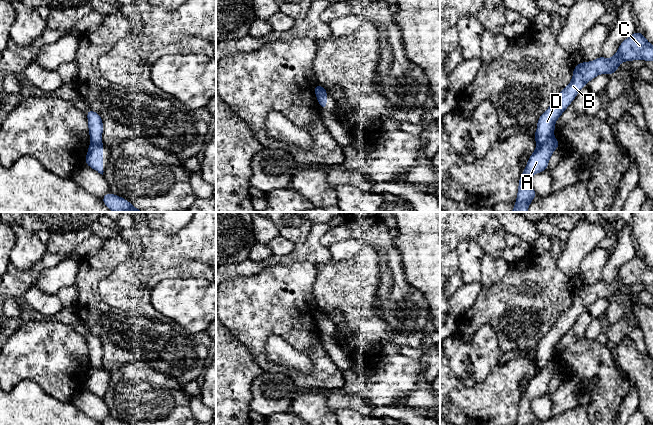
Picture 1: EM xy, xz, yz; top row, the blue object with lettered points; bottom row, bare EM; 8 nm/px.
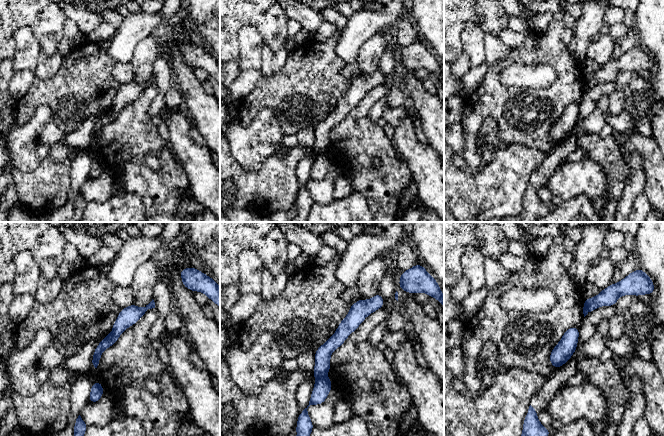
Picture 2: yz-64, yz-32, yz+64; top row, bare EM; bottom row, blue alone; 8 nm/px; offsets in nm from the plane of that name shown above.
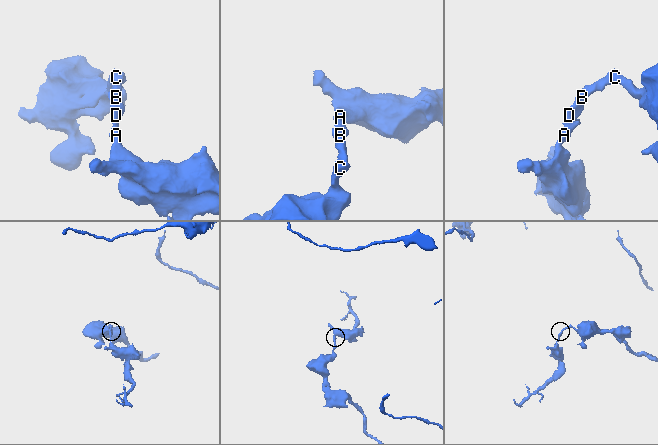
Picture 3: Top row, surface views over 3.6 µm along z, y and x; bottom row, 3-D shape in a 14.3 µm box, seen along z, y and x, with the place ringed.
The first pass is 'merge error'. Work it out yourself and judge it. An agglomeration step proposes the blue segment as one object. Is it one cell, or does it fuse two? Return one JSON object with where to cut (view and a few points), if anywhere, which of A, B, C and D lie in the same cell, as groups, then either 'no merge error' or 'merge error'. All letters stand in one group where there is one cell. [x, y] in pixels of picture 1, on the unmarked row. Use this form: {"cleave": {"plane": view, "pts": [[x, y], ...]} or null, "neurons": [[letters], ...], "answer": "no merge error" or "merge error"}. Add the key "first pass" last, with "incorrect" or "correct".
{"cleave": {"plane": "yz", "pts": [[552, 360], [545, 366], [537, 369]]}, "neurons": [["A"], ["B", "C", "D"]], "answer": "merge error", "first pass": "correct"}

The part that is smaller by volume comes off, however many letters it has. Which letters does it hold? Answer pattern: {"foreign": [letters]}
{"foreign": ["A"]}

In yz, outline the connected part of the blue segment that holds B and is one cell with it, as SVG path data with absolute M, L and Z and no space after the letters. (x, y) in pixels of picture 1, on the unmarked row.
M636 255L620 268L616 278L606 283L599 280L591 286L580 286L573 292L572 305L558 318L548 333L537 345L534 363L537 369L549 365L554 358L555 346L575 323L586 307L602 297L612 299L617 297L618 290L624 285L644 284L653 286L653 269L644 259Z

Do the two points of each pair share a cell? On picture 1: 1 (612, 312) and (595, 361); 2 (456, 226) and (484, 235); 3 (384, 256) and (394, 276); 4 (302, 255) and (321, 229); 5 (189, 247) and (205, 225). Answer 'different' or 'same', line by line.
1: different
2: same
3: same
4: same
5: same

